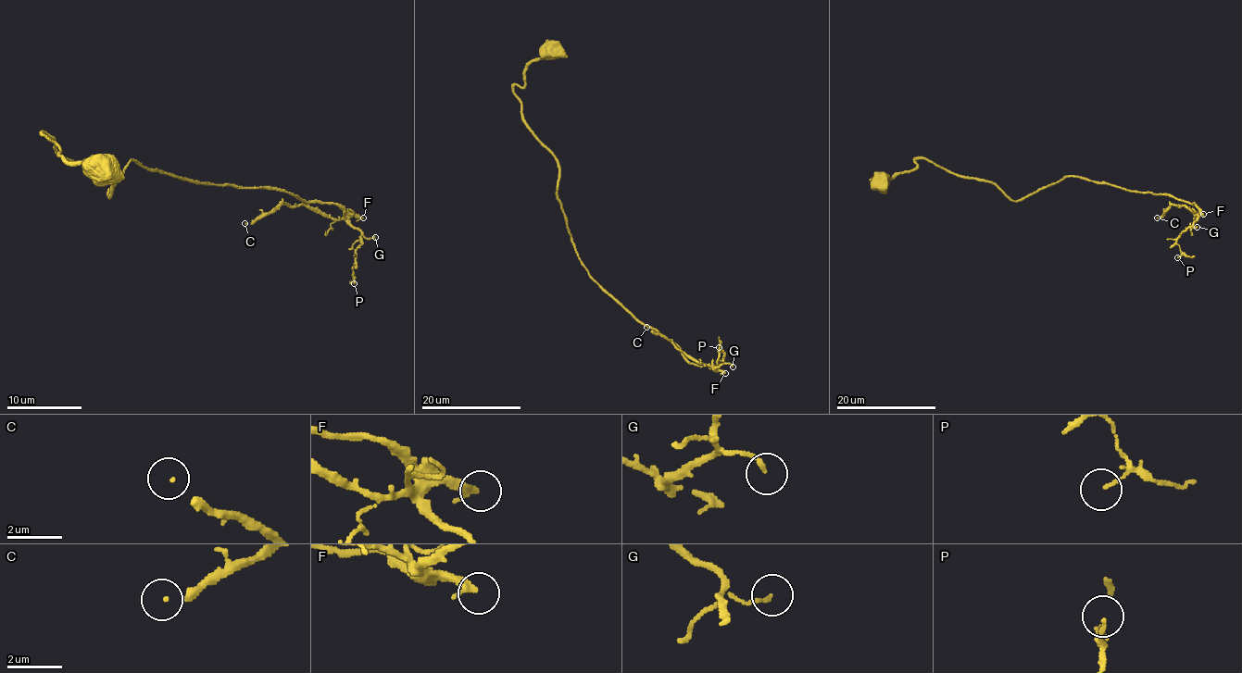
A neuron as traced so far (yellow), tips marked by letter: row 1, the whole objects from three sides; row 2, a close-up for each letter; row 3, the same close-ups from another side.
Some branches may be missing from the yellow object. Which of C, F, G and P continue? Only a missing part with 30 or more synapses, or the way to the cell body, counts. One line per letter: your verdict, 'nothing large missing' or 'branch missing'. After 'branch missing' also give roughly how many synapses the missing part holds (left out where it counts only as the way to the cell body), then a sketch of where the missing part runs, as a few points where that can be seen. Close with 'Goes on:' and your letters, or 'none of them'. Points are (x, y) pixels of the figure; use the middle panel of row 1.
C: nothing large missing
F: branch missing; about 250 synapses
G: nothing large missing
P: nothing large missing
Goes on: F

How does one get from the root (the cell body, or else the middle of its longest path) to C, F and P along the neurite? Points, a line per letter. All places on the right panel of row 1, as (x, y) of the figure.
C: (881, 181), (926, 158), (1013, 200), (1075, 176), (1199, 209), (1172, 204), (1157, 218)
F: (881, 181), (913, 170), (915, 160), (926, 158), (996, 184), (1013, 200), (1075, 176), (1170, 194), (1203, 214)
P: (881, 181), (926, 158), (996, 184), (1013, 200), (1070, 176), (1170, 194), (1198, 209), (1177, 239), (1177, 257)

